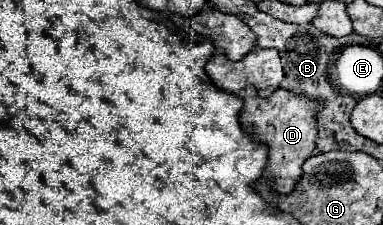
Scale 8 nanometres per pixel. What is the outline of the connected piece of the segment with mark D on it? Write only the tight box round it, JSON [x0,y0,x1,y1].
[240,86,320,194]

